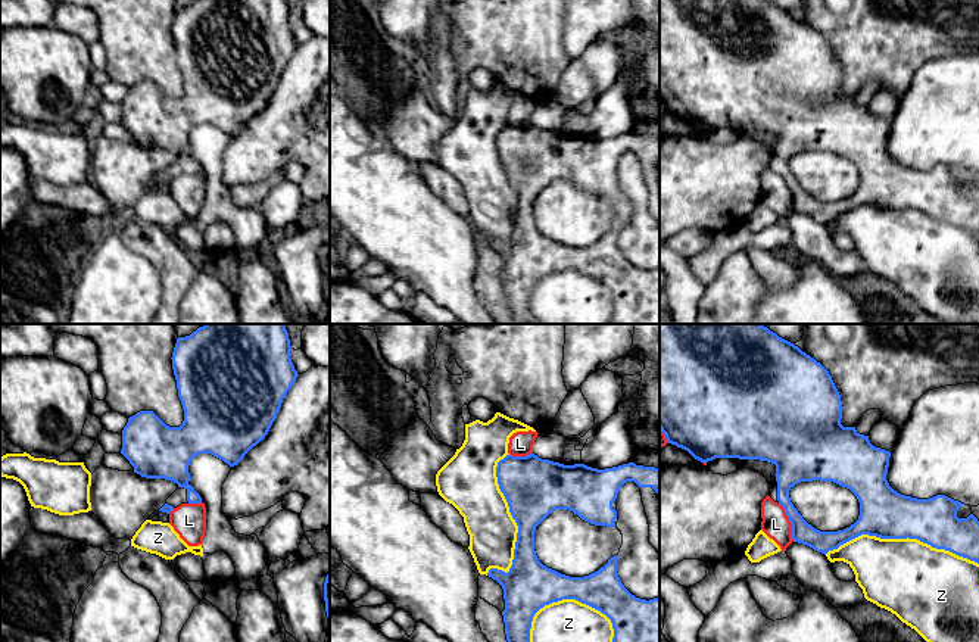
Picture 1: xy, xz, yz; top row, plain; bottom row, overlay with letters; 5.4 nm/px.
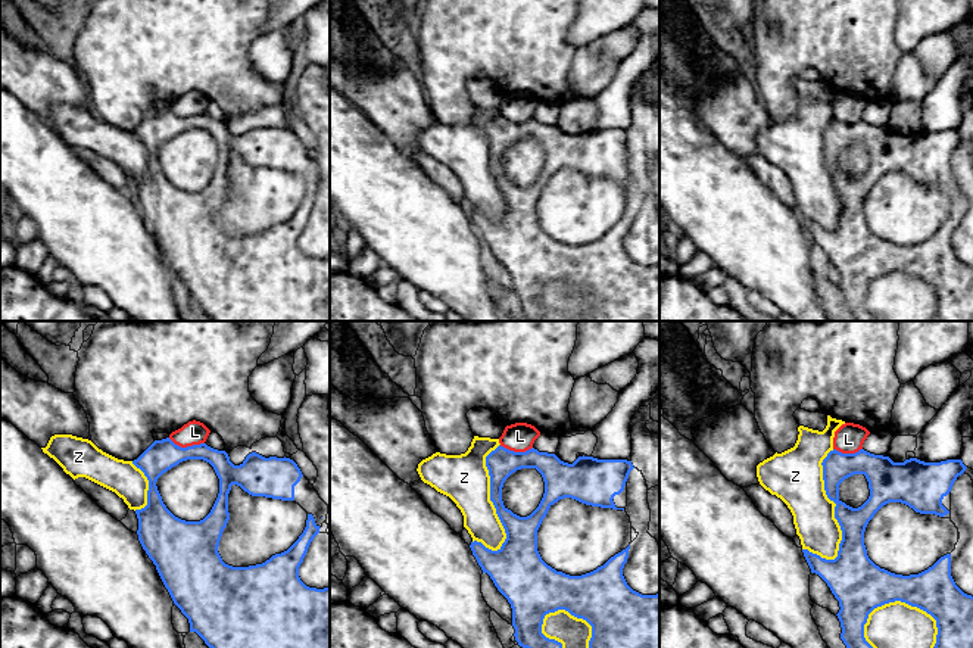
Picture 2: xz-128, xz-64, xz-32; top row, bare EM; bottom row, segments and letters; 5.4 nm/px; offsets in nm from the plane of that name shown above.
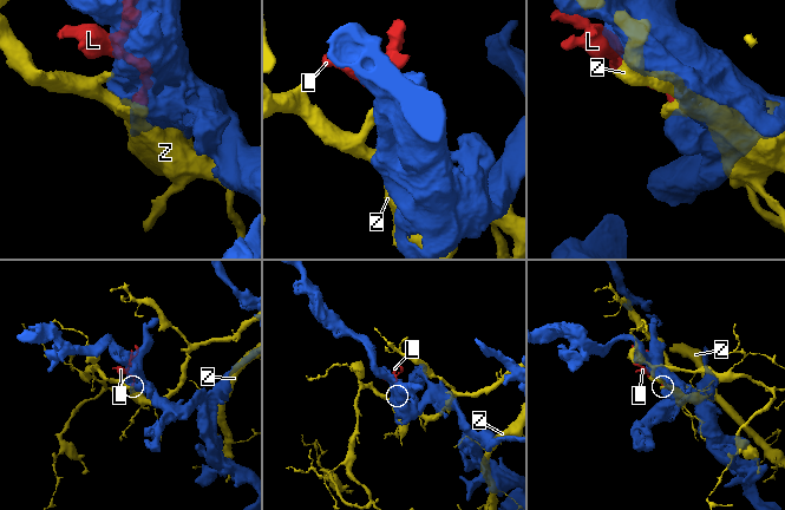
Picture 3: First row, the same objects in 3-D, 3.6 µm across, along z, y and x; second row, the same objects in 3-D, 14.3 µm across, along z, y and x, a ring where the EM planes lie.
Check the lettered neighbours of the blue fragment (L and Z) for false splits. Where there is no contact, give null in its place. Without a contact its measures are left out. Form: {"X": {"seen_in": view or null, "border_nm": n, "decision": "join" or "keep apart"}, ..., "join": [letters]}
{"L": {"seen_in": "yz", "border_nm": 240, "decision": "keep apart"}, "Z": {"seen_in": "yz", "border_nm": 850, "decision": "keep apart"}, "join": []}

